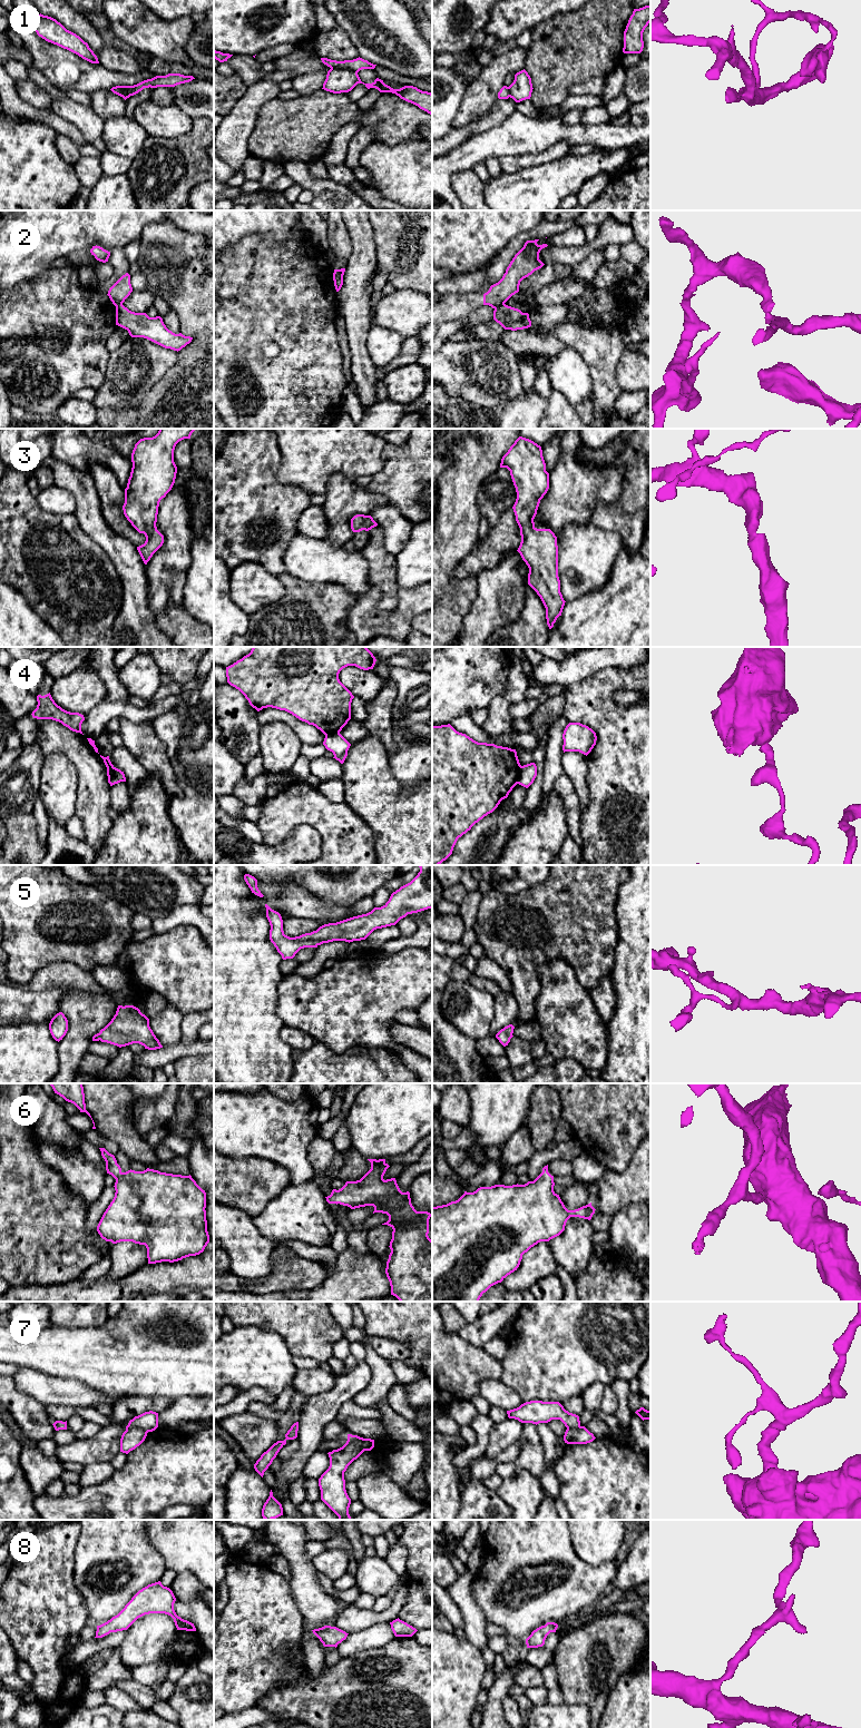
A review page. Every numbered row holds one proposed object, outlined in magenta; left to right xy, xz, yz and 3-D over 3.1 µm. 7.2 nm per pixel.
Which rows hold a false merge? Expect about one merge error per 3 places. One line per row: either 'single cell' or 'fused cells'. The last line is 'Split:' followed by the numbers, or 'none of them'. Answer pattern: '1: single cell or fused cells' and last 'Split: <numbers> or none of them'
1: fused cells
2: fused cells
3: single cell
4: fused cells
5: single cell
6: single cell
7: fused cells
8: single cell
Split: 1, 2, 4, 7

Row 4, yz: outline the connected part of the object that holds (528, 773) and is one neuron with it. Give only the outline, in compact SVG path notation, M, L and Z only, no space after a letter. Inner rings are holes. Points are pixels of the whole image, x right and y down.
M530 763L521 766L519 773L518 784L528 788L535 780L537 776L537 766L535 763Z

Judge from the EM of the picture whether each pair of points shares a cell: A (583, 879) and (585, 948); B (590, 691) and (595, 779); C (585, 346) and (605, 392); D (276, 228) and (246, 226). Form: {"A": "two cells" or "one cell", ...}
{"A": "one cell", "B": "one cell", "C": "one cell", "D": "one cell"}

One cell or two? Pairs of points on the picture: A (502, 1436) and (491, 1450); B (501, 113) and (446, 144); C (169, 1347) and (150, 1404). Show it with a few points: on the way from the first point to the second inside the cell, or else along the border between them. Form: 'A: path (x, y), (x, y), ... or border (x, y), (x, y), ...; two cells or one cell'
A: path (499, 1440), (493, 1446); one cell
B: path (488, 120), (459, 136); one cell
C: border (126, 1397), (167, 1396), (174, 1400); two cells

